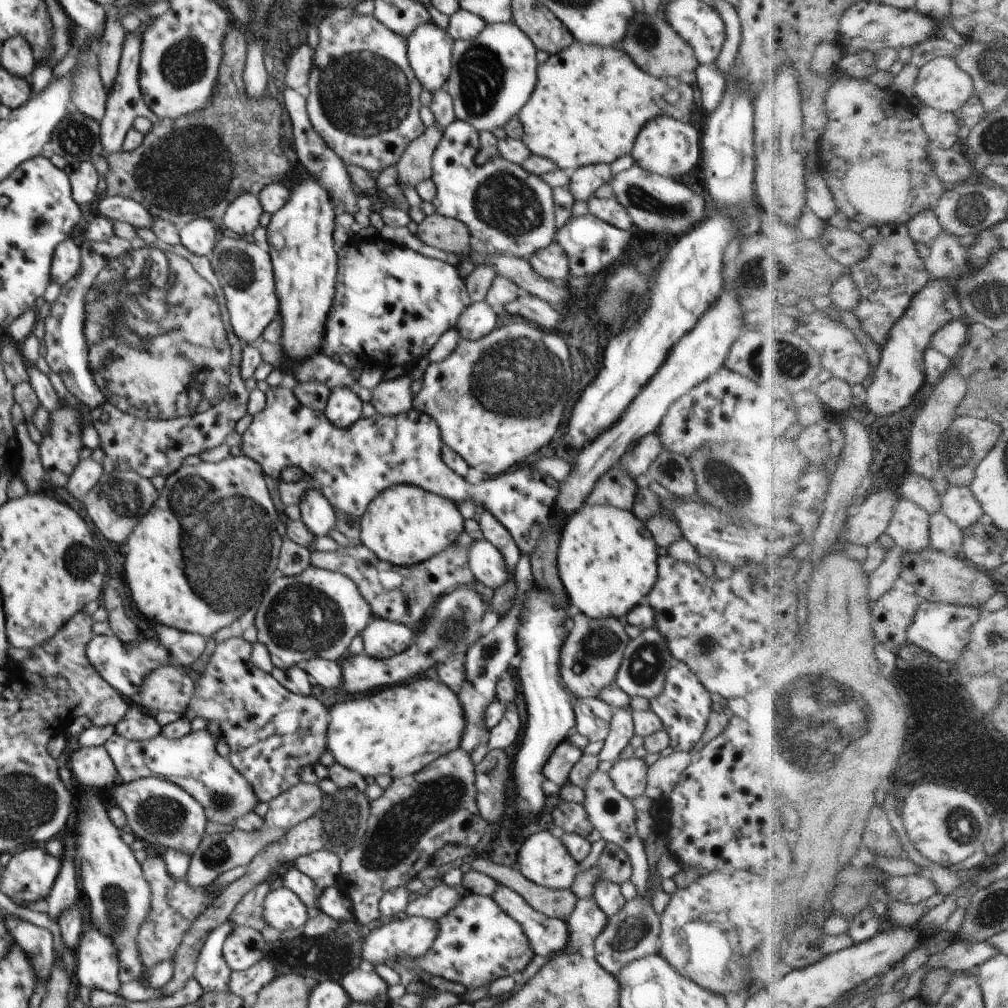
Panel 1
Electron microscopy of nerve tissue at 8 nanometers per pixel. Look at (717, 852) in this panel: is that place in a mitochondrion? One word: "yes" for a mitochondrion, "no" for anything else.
no

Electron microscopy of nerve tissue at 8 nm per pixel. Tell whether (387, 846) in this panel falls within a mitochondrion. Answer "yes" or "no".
yes

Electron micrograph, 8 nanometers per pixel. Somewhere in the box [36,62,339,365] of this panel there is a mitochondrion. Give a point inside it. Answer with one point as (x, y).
(146, 170)

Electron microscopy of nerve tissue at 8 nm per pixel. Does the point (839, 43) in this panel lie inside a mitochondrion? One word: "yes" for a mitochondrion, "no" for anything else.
no

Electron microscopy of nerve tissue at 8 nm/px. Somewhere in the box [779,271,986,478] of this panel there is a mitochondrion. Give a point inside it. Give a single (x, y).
(958, 448)

